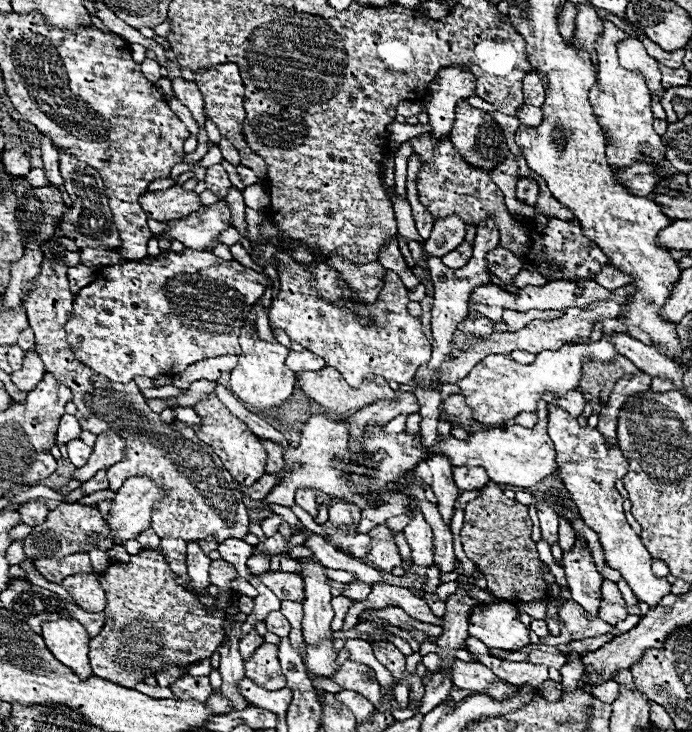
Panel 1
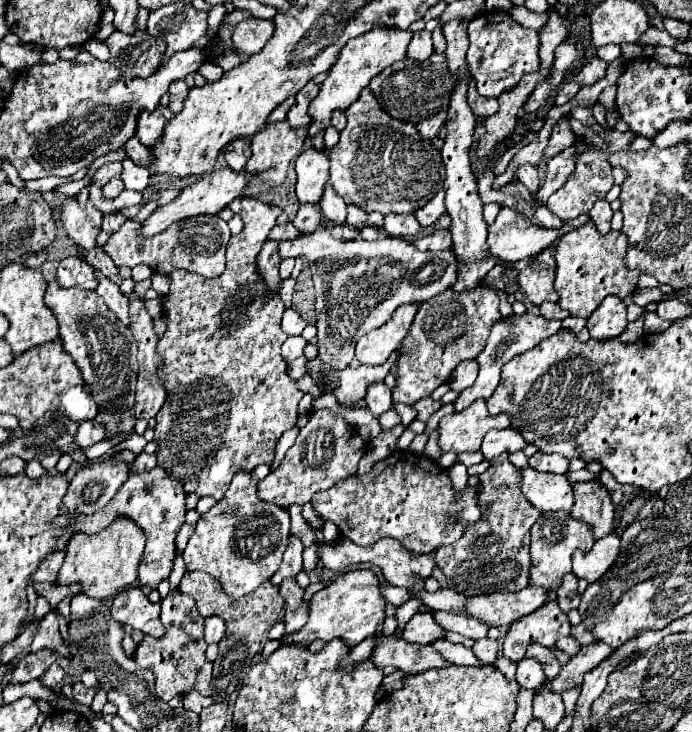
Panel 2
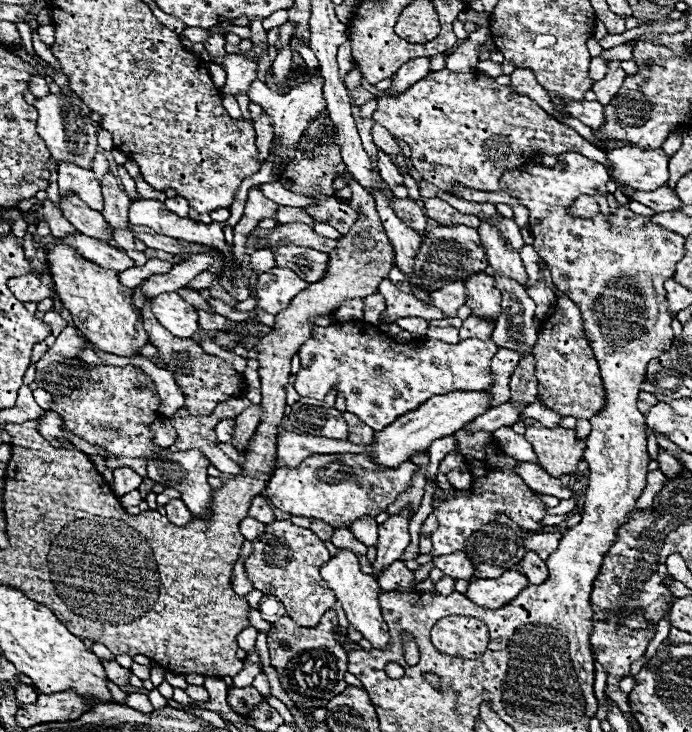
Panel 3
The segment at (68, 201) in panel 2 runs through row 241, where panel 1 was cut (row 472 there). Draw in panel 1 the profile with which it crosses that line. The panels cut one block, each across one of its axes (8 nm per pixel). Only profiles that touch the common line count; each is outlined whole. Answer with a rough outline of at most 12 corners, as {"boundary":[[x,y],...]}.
{"boundary":[[116,432],[96,438],[88,462],[74,470],[80,484],[122,460],[124,442]]}

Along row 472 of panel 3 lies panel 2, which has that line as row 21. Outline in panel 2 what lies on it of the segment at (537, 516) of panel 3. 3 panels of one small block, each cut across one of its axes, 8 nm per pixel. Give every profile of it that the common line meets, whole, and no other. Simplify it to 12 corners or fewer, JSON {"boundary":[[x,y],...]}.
{"boundary":[[508,12],[468,24],[468,74],[480,96],[540,68],[538,32]]}

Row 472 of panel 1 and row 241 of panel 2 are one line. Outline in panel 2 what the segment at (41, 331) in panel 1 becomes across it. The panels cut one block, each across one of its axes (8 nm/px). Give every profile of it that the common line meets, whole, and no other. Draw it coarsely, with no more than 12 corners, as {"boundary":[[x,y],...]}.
{"boundary":[[194,216],[154,238],[126,220],[104,252],[120,266],[158,274],[184,268],[216,278],[230,228]]}

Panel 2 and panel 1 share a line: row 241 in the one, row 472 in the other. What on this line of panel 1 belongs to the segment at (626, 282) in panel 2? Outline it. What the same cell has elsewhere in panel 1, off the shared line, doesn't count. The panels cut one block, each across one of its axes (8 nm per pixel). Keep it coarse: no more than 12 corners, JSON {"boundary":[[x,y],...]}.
{"boundary":[[556,404],[548,434],[558,476],[608,566],[656,608],[670,582],[626,522],[618,446]]}

